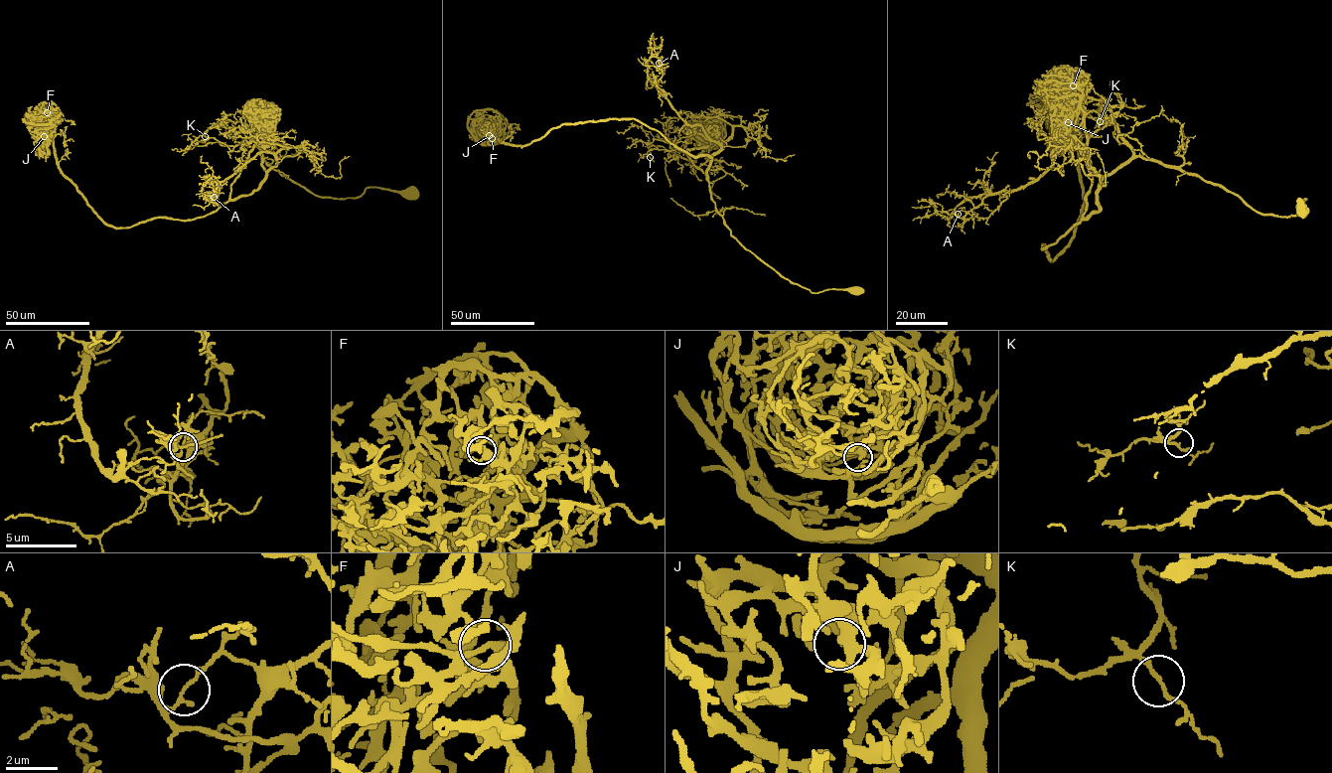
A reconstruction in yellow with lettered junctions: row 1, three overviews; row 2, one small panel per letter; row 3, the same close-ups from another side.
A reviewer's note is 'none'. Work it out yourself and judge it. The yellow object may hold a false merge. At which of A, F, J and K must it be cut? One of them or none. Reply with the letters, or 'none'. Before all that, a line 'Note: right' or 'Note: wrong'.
Note: wrong
A

